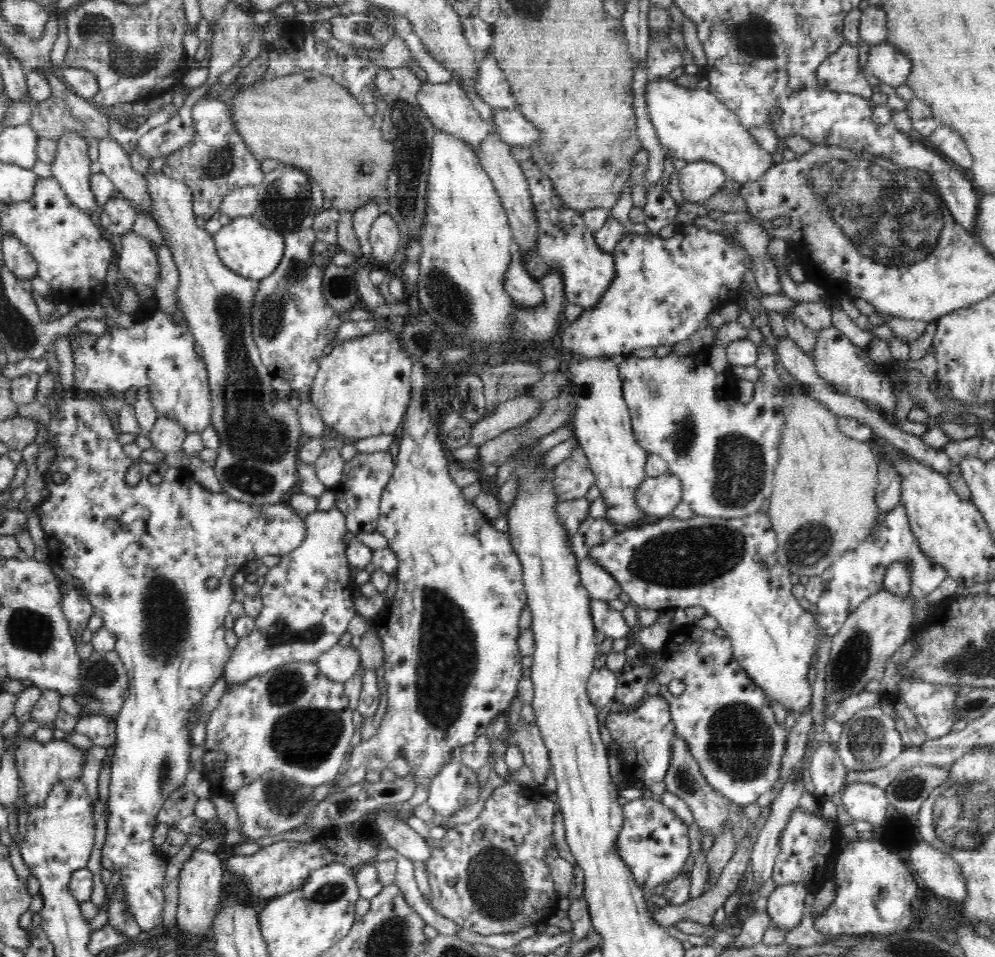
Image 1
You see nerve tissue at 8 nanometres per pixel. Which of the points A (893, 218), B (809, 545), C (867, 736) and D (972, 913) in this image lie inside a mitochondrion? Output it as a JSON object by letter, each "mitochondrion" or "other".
{"A":"mitochondrion","B":"mitochondrion","C":"mitochondrion","D":"other"}

